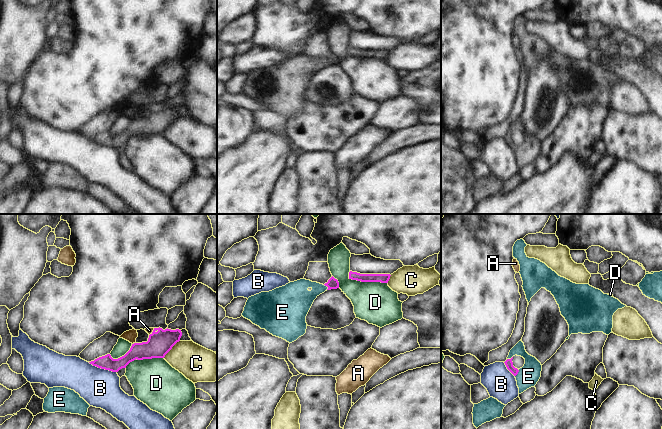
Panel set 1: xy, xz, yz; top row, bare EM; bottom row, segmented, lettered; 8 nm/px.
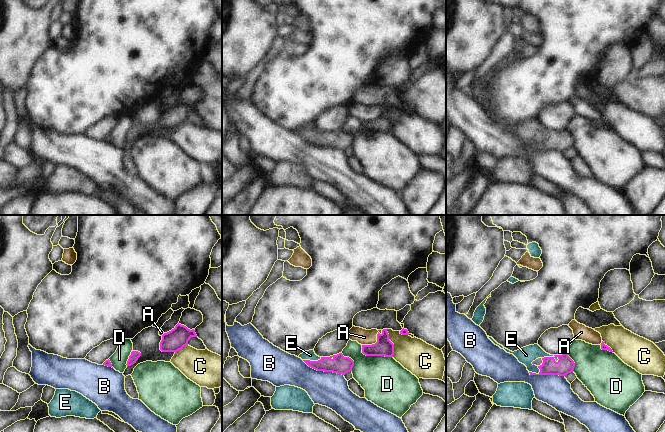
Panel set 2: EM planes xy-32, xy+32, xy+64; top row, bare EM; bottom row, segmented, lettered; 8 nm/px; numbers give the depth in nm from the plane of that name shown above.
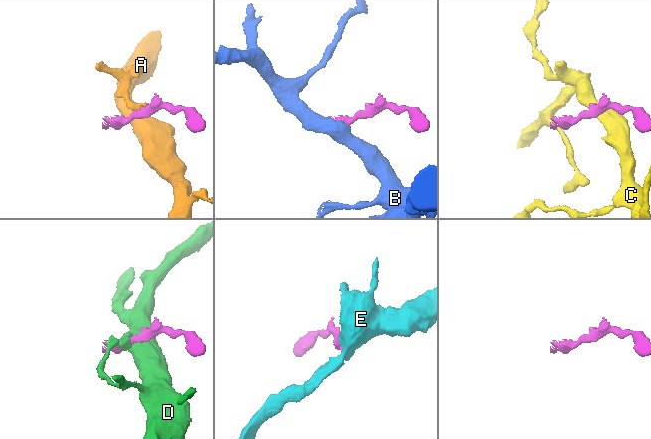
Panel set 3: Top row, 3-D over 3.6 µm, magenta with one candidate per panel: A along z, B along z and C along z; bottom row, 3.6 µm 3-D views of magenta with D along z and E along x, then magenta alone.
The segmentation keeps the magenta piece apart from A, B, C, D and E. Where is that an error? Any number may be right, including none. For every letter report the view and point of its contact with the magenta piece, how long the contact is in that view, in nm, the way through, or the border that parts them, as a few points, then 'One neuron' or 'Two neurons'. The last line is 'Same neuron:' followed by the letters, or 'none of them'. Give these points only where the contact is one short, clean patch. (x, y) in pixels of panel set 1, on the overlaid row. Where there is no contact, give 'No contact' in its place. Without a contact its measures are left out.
A: Touches magenta at xy (153, 331). Shared border 90 nm. Boundary: xy (158, 330), (153, 331), (149, 335). Two neurons
B: Touches magenta at xy (102, 368). Shared border 240 nm. Boundary: xy (88, 362), (116, 372). Two neurons
C: Touches magenta at xy (171, 348). Shared border 190 nm. Boundary: xy (179, 340), (163, 357). Two neurons
D: Touches magenta at xz (366, 281). Shared border 340 nm. Two neurons
E: Touches magenta at yz (517, 373). Shared border 70 nm. Path across: yz (509, 364), (517, 373), (528, 376). One neuron
Same neuron: E.

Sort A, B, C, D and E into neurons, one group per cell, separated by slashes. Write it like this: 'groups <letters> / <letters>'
groups A / B / C / D / E

